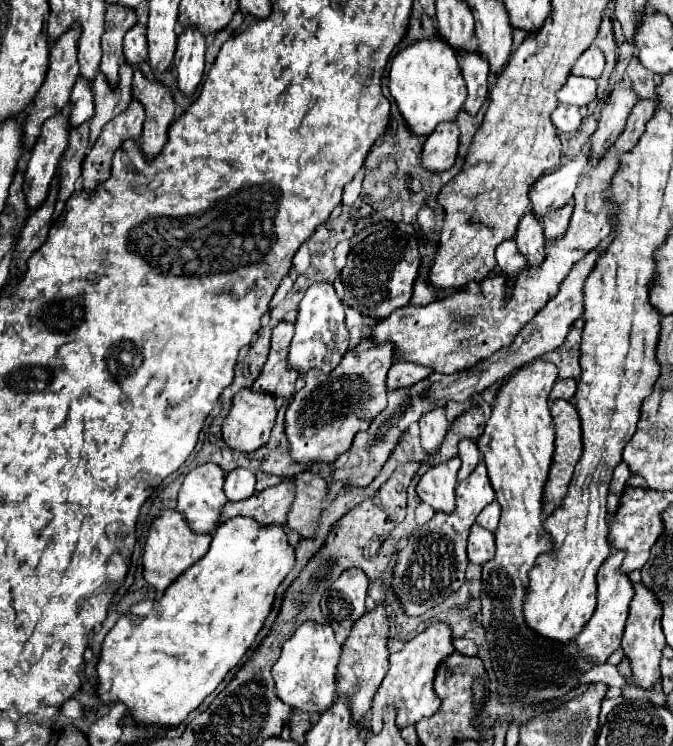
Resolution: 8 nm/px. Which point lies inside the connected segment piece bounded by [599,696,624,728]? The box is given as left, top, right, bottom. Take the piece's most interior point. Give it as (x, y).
(607, 705)

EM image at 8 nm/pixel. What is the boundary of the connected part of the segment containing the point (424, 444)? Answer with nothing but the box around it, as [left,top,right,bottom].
[419,408,449,454]

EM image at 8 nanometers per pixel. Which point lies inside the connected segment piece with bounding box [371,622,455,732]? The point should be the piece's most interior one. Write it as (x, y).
(408, 685)

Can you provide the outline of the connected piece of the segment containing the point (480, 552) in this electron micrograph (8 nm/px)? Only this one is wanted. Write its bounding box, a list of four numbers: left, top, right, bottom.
[467,524,495,566]

